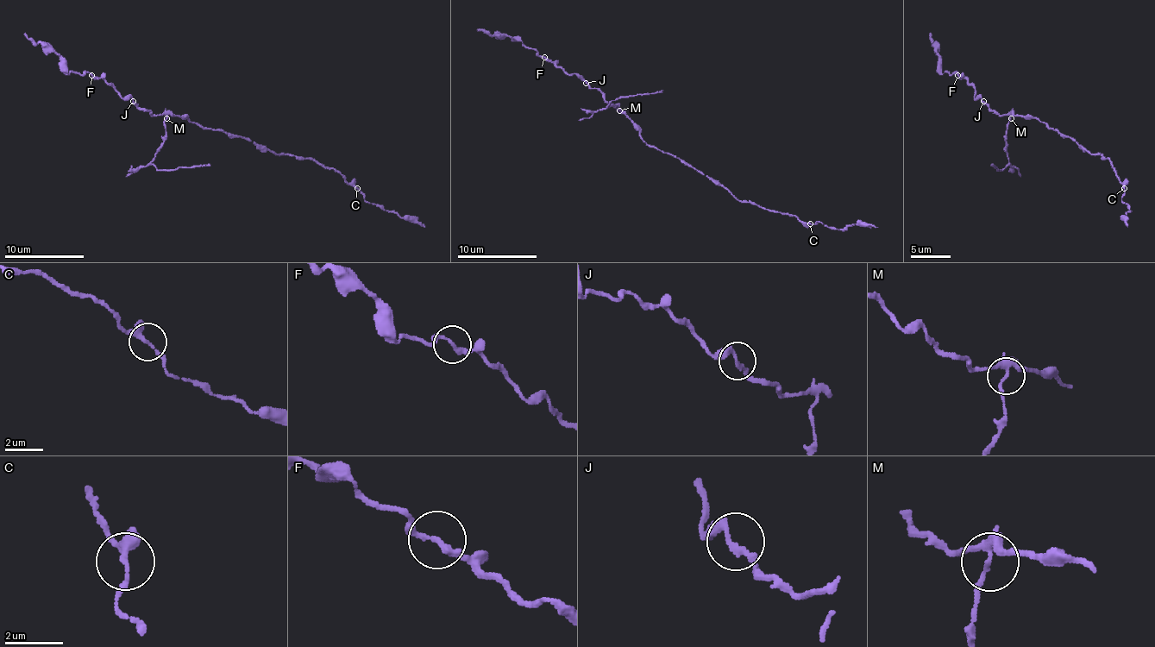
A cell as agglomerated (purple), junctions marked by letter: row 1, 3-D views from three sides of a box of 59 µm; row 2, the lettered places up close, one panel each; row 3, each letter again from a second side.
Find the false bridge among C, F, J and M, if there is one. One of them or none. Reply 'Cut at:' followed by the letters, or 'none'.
Cut at: M

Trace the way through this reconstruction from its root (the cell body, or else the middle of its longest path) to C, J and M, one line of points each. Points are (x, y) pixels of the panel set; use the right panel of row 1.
C: (1052, 128), (1072, 138), (1084, 150), (1108, 158), (1124, 188)
J: (1052, 128), (1038, 118), (997, 115), (983, 101)
M: (1052, 128), (1038, 118), (1013, 115), (1011, 118)

